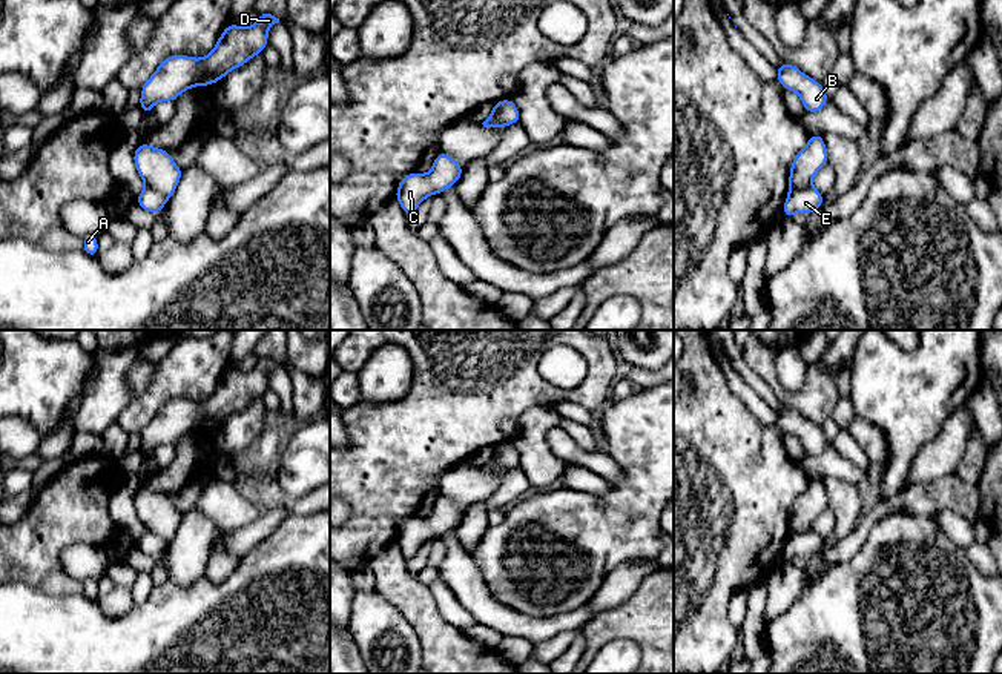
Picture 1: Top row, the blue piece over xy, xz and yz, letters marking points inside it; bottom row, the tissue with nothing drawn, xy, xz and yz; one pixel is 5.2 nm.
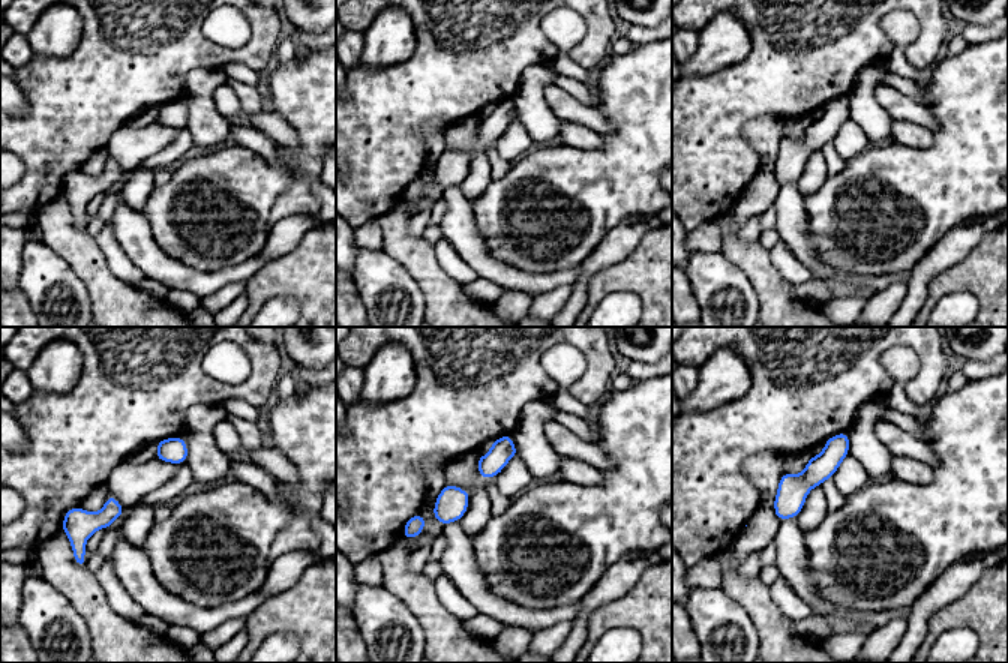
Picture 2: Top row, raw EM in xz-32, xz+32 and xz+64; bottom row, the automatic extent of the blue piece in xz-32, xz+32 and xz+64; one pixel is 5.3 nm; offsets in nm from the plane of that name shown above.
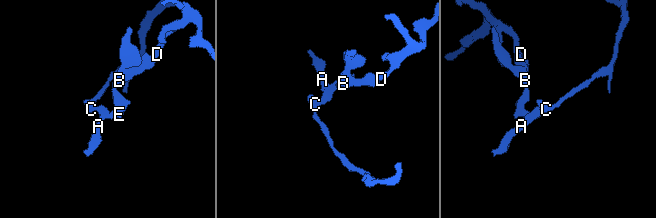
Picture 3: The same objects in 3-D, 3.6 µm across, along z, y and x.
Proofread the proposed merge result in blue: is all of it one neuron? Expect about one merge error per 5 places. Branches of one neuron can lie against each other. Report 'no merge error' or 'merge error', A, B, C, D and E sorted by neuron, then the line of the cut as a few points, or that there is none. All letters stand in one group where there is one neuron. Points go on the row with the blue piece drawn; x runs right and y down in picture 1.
merge error; A C E / B D; cut in xz along (505, 100), (497, 111), (497, 118), (504, 125)

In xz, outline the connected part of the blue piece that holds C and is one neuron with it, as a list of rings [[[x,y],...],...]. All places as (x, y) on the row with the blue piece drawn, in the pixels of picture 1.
[[[439,150],[433,169],[427,175],[413,172],[399,181],[394,198],[408,218],[427,197],[442,193],[454,186],[462,173],[463,167],[448,154]]]

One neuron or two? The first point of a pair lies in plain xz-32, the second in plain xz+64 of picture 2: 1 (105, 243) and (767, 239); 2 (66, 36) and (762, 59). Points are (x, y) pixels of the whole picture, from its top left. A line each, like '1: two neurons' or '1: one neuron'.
1: two neurons
2: two neurons

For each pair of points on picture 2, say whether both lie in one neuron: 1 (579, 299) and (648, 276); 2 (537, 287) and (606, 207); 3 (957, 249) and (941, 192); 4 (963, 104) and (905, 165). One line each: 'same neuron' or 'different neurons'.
1: different neurons
2: different neurons
3: different neurons
4: same neuron

